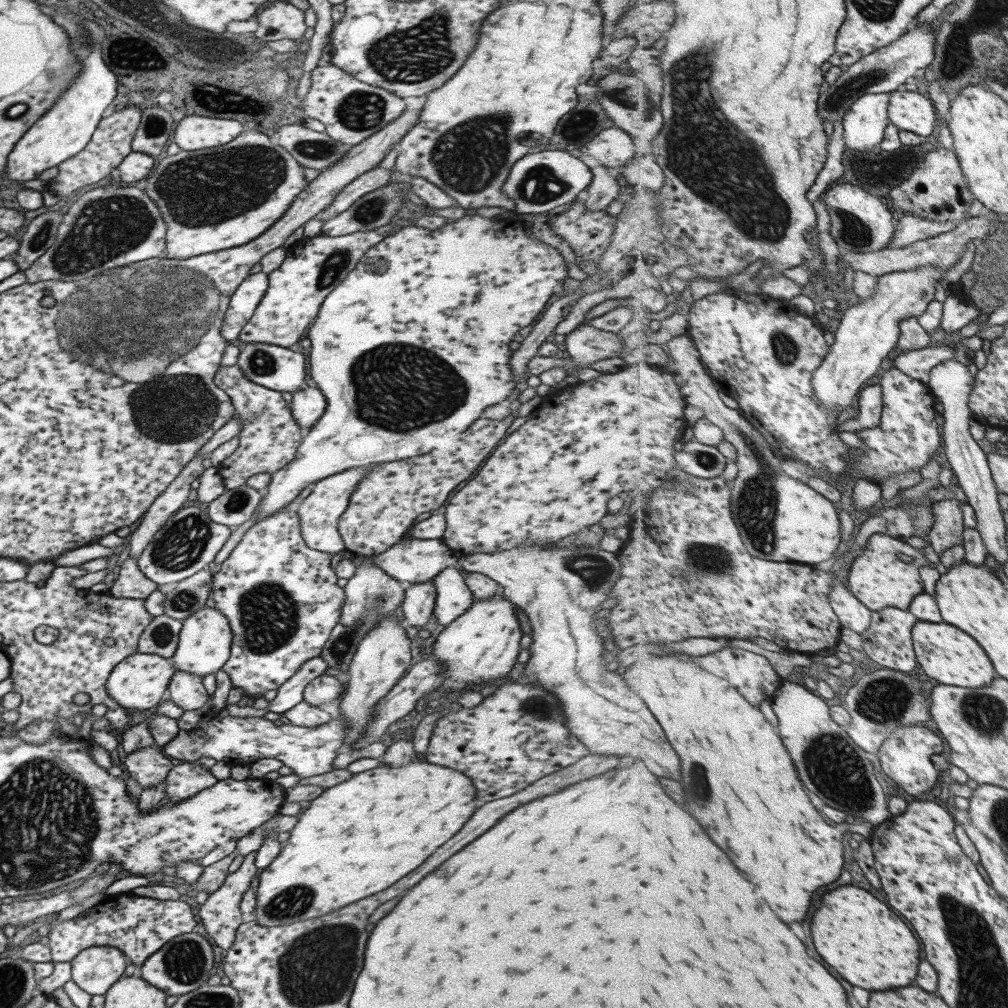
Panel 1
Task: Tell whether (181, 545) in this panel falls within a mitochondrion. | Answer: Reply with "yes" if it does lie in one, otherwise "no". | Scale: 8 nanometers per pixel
yes

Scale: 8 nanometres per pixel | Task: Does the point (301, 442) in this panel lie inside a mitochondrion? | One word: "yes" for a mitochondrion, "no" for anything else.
no

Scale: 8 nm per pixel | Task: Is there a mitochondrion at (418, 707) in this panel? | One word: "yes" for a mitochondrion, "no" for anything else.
no

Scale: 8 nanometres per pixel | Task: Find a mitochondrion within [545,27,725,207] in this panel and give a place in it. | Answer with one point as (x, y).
(617, 93)

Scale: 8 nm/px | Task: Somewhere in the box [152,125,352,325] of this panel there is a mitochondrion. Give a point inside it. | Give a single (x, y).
(312, 149)

